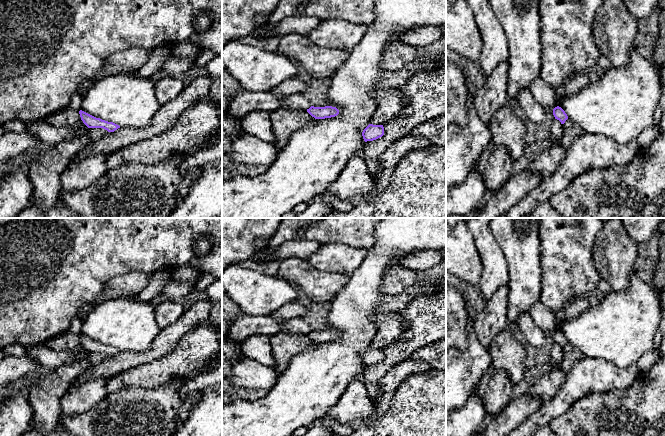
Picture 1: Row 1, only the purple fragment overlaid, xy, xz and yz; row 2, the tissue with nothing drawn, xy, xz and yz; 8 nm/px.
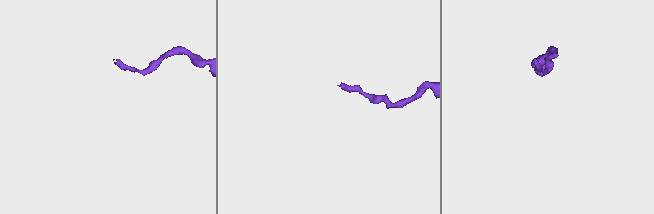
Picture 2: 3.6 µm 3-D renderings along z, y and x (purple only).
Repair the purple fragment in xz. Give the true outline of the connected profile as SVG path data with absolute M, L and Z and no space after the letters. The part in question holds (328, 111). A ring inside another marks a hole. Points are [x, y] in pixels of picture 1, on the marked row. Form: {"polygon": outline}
{"polygon": "M311 106L309 109L307 109L307 112L315 119L331 118L339 114L339 110L336 107L332 106L325 107Z"}

